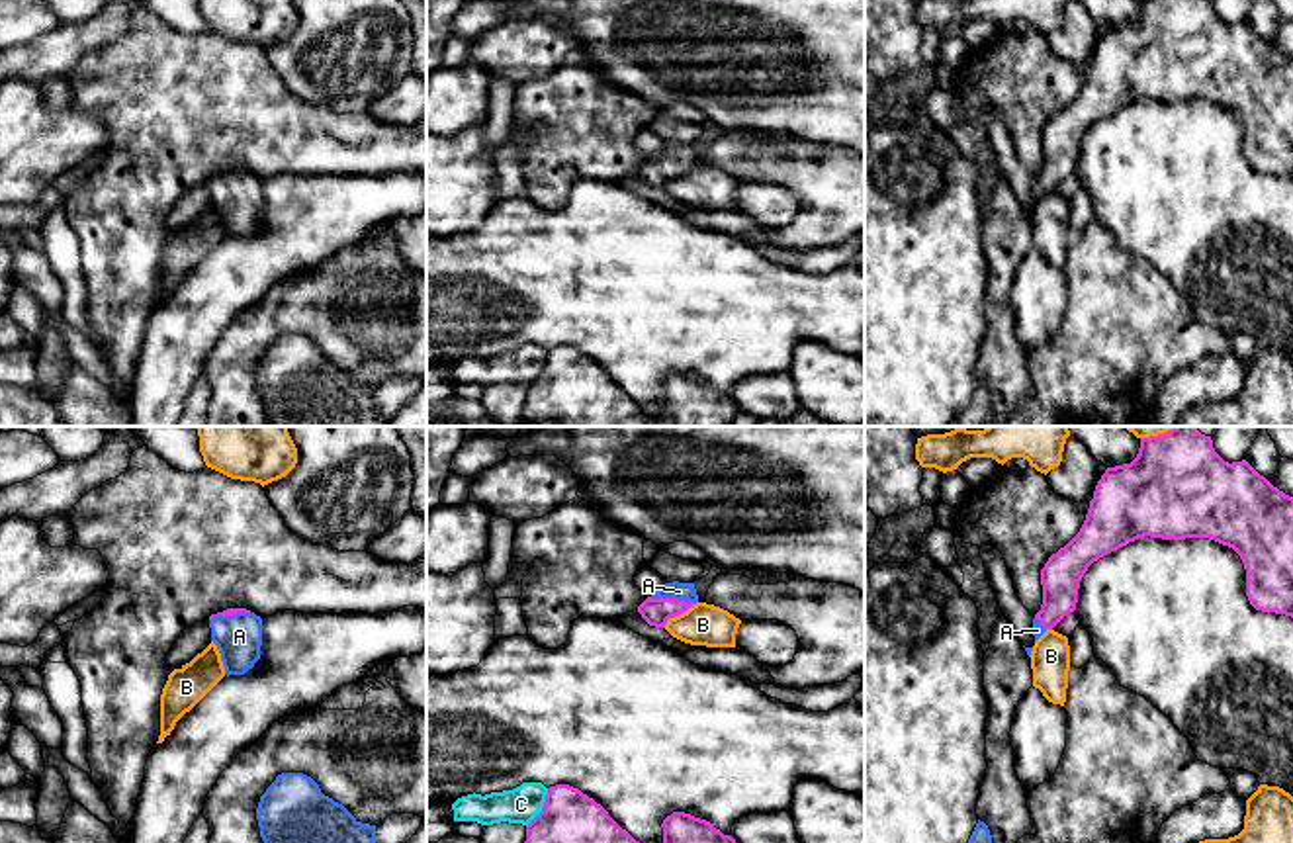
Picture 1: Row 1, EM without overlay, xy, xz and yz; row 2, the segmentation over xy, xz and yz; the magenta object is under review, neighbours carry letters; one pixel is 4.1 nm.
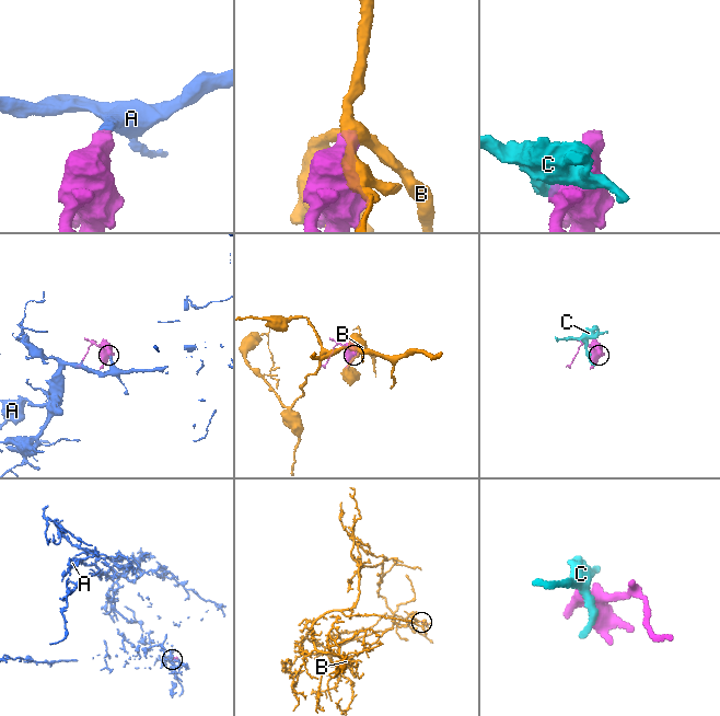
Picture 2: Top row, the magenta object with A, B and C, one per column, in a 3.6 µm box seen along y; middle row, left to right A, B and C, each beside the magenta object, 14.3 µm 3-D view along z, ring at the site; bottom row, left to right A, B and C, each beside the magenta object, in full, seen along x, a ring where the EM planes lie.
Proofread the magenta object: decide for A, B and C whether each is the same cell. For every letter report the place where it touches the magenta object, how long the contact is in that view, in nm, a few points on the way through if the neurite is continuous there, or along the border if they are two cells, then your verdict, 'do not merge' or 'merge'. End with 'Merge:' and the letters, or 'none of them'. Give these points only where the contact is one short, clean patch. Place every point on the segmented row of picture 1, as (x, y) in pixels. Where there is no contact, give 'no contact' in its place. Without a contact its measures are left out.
A: contact xz (671, 599); length 190 nm; way xz (656, 613), (671, 599), (679, 591); merge
B: contact xz (677, 615); length 160 nm; do not merge
C: contact xz (542, 808); length 180 nm; border xz (548, 789), (542, 810), (527, 826); do not merge
Merge: A

